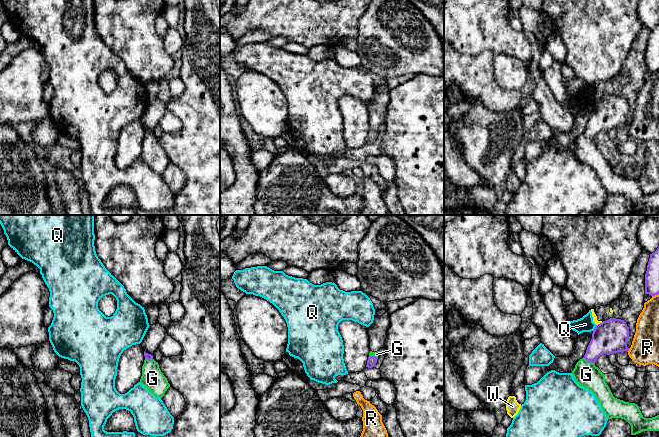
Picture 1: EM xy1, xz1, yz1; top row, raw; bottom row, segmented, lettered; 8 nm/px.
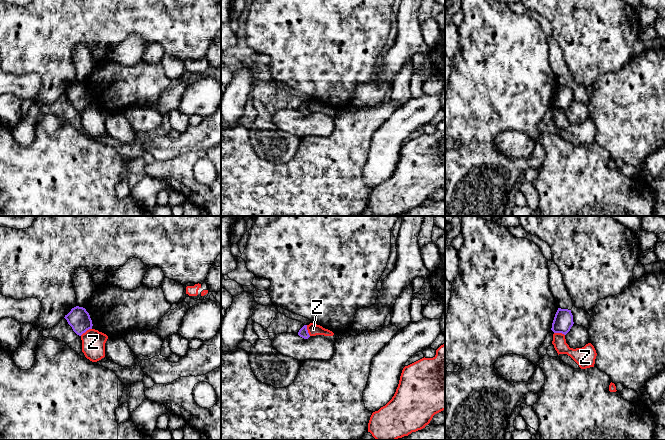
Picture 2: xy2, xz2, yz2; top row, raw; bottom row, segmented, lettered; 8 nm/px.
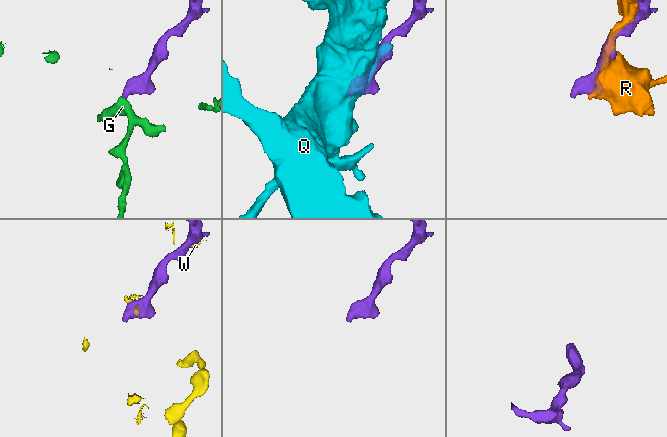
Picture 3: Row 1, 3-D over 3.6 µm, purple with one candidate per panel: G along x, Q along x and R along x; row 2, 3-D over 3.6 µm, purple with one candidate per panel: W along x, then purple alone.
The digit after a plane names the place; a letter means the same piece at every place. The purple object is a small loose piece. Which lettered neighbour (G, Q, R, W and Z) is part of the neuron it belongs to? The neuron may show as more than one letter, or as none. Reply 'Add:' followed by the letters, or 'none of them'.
Add: G

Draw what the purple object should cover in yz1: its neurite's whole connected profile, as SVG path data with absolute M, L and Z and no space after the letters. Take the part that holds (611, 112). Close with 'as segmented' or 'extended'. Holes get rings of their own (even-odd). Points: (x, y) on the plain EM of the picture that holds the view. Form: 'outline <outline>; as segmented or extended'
outline M613 93L596 101L586 129L576 139L572 151L580 162L595 171L608 195L621 194L630 200L631 211L659 207L659 191L645 194L637 180L615 174L605 158L605 151L595 142L602 130L628 128L628 114L629 103L624 96Z; extended

